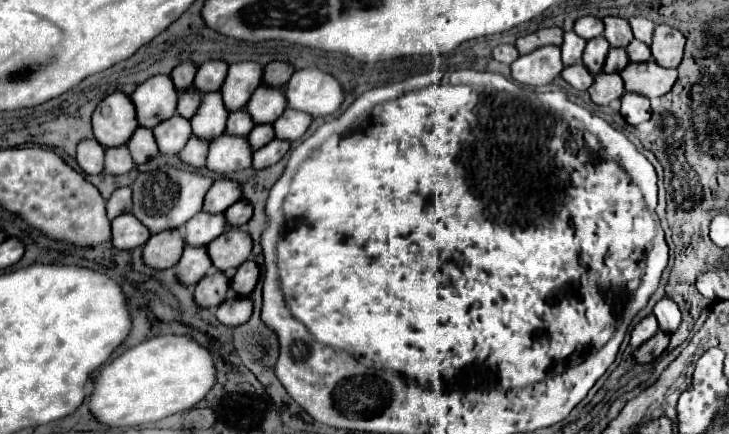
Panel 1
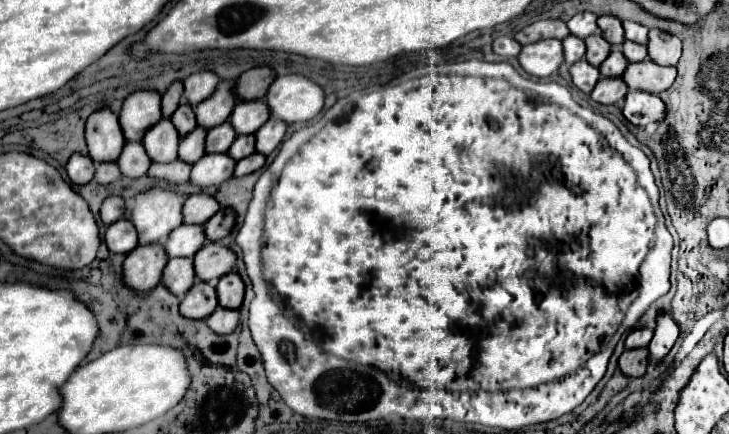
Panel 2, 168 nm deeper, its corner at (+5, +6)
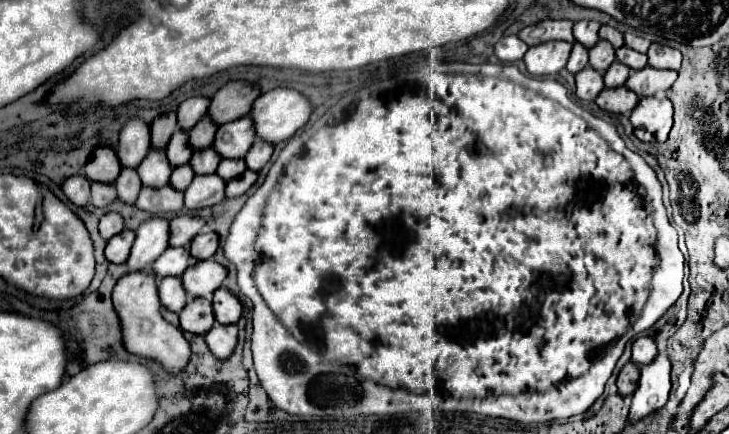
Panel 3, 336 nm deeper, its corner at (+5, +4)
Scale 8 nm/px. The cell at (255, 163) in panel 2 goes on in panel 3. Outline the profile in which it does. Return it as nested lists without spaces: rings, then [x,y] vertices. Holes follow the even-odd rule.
[[[247,169],[243,175],[239,175],[237,179],[233,179],[233,181],[227,183],[227,187],[225,187],[225,197],[245,195],[245,193],[253,187],[255,181],[257,181],[257,173],[253,173],[253,171]]]

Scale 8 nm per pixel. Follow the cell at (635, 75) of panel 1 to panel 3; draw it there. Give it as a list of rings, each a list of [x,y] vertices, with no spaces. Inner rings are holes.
[[[643,67],[639,71],[633,71],[627,79],[627,87],[635,91],[639,97],[655,97],[665,93],[677,79],[677,71],[669,69],[653,69],[653,67]]]

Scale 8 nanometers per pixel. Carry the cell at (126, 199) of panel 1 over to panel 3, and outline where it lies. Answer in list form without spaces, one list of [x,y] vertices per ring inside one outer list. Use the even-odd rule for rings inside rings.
[[[107,213],[107,215],[101,217],[101,221],[99,221],[99,233],[101,233],[101,237],[105,241],[111,239],[113,235],[121,233],[121,231],[123,231],[123,217],[119,213]]]

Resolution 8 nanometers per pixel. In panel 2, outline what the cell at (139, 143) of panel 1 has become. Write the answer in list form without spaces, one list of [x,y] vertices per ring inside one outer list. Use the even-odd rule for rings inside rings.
[[[127,141],[117,163],[119,163],[121,173],[127,177],[141,177],[147,173],[151,165],[149,155],[145,153],[145,147],[141,141]]]

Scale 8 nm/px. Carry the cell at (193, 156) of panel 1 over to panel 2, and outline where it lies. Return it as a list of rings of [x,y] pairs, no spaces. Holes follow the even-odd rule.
[[[181,159],[171,161],[169,165],[161,165],[161,163],[153,163],[149,167],[149,175],[155,179],[165,179],[169,185],[177,185],[177,183],[185,183],[189,181],[189,173],[191,173],[191,165],[185,165]]]

